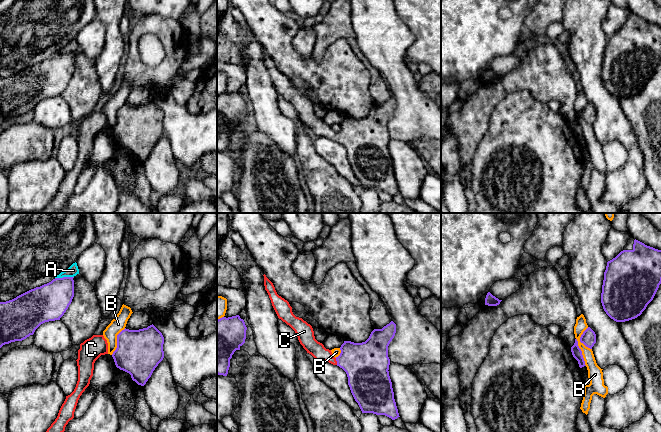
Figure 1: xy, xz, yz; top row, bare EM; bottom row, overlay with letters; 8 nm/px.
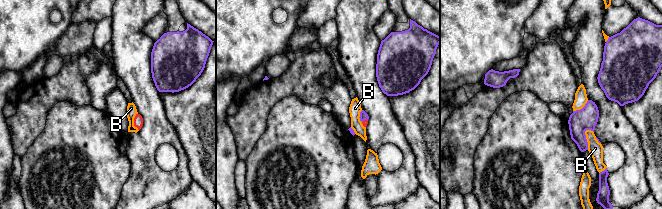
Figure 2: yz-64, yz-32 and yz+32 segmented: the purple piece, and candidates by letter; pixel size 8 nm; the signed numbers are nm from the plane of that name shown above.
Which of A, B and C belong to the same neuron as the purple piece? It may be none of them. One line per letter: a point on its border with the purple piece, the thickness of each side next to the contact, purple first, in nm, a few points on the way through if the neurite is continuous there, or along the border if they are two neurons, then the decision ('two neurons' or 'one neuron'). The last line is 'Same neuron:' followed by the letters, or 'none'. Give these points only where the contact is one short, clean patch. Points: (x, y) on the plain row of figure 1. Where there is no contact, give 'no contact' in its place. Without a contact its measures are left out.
A: meets purple in xy at (64, 53); 300 nm thick on the purple side, 90 nm on the other; two neurons
B: meets purple in yz at (578, 122); 80 nm thick on the purple side, 110 nm on the other; two neurons
C: meets purple in xz at (336, 136); 360 nm thick on the purple side, 120 nm on the other; runs through xz (366, 140), (358, 136), (336, 136), (321, 130), (310, 120); one neuron
Same neuron: C

